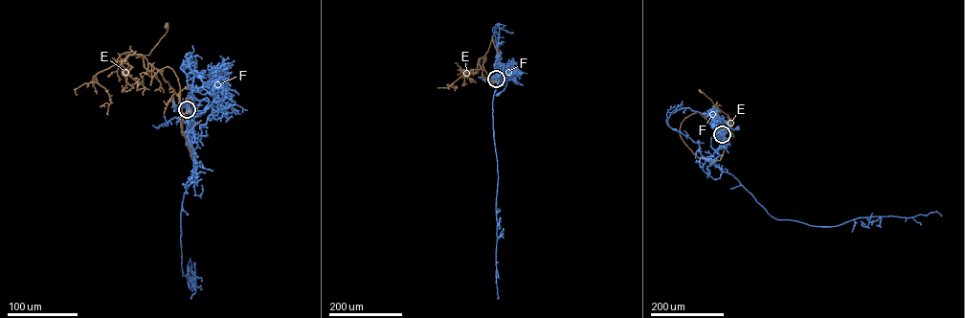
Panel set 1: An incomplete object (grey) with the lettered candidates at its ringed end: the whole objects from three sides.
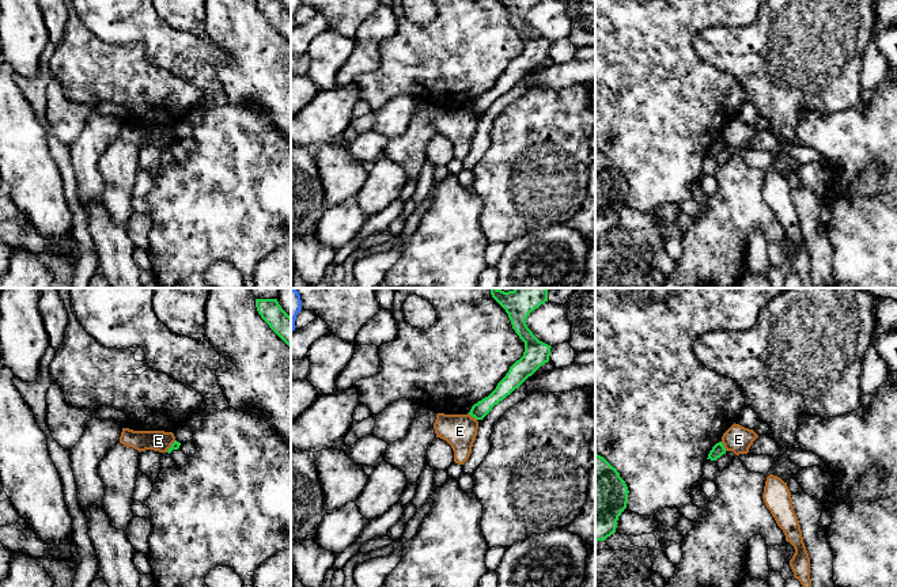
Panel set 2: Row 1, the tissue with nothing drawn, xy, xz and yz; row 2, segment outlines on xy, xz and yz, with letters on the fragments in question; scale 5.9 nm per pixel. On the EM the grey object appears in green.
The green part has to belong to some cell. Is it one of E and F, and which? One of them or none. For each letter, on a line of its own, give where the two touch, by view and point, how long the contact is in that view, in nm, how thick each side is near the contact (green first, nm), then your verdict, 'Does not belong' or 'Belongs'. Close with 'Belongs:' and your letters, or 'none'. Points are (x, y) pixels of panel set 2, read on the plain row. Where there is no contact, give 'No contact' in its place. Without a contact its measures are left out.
E: Touches green at yz (723, 141). Shared border 70 nm. Thickness 80 nm (green) against 160 nm. Does not belong
F: No contact. Does not belong
Belongs: none

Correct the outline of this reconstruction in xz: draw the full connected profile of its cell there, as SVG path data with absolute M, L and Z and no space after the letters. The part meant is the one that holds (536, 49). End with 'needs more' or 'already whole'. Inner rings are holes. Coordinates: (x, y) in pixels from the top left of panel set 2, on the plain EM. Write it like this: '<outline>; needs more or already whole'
M500 0L511 16L512 24L525 38L523 52L516 56L497 79L496 84L485 94L474 99L469 107L476 115L482 115L495 101L518 84L541 61L549 57L550 41L540 37L527 23L526 15L541 0Z; already whole

